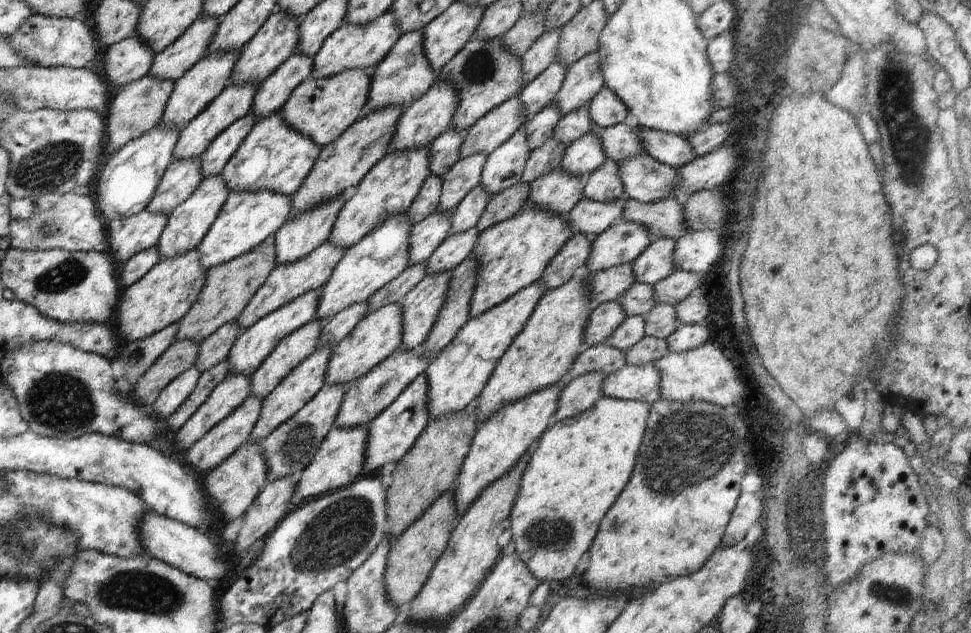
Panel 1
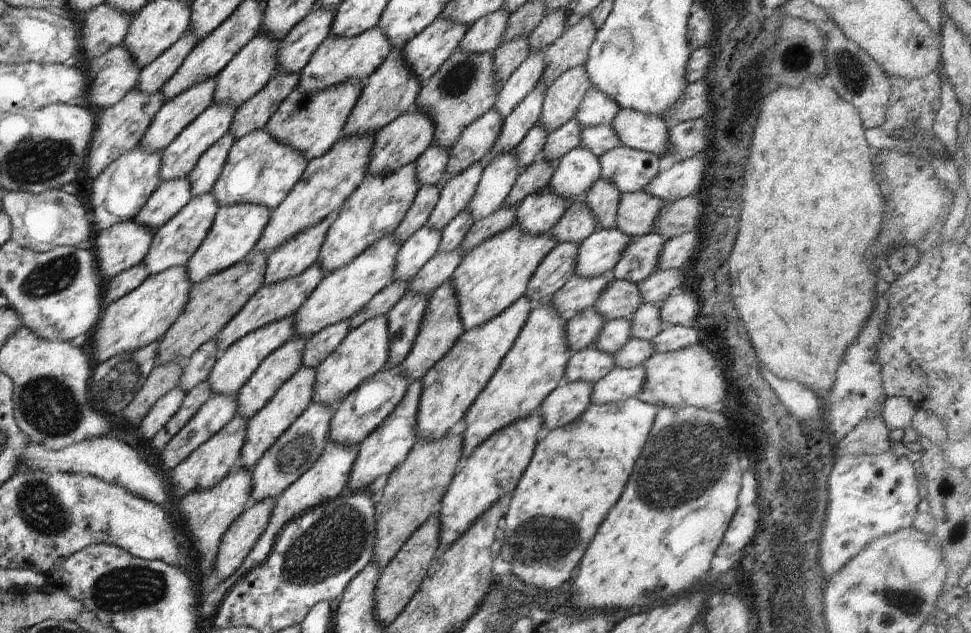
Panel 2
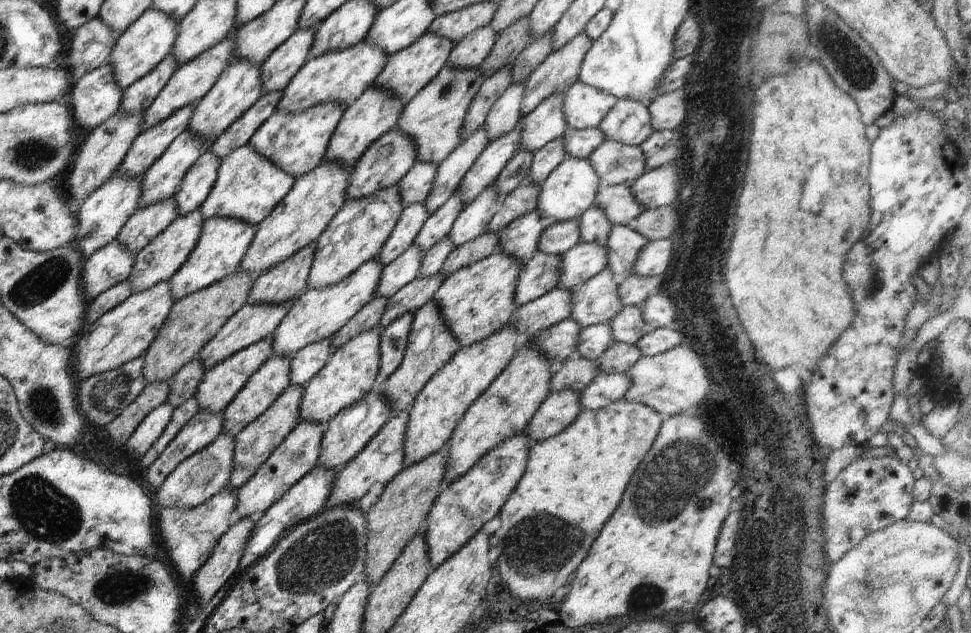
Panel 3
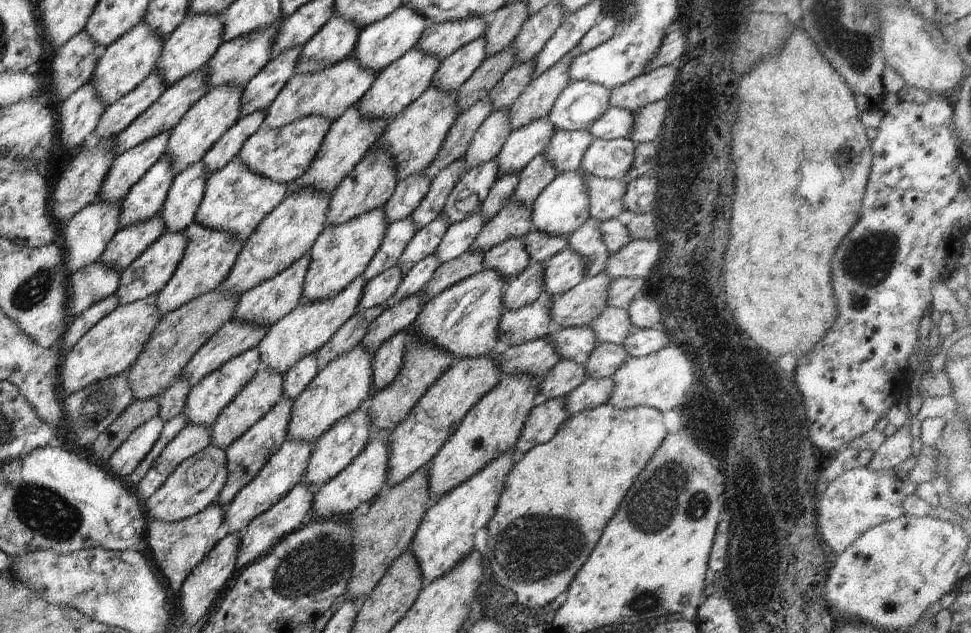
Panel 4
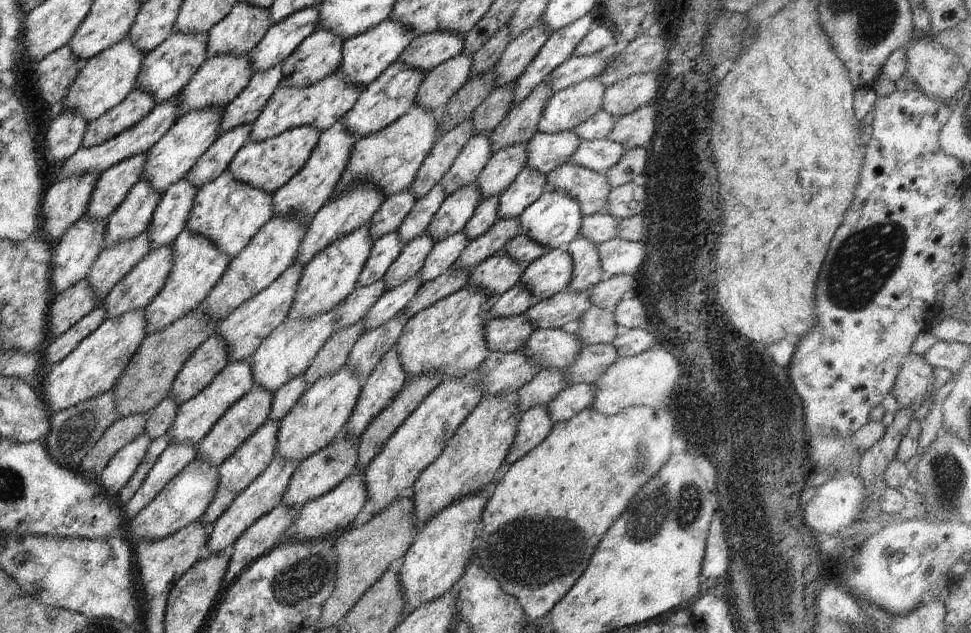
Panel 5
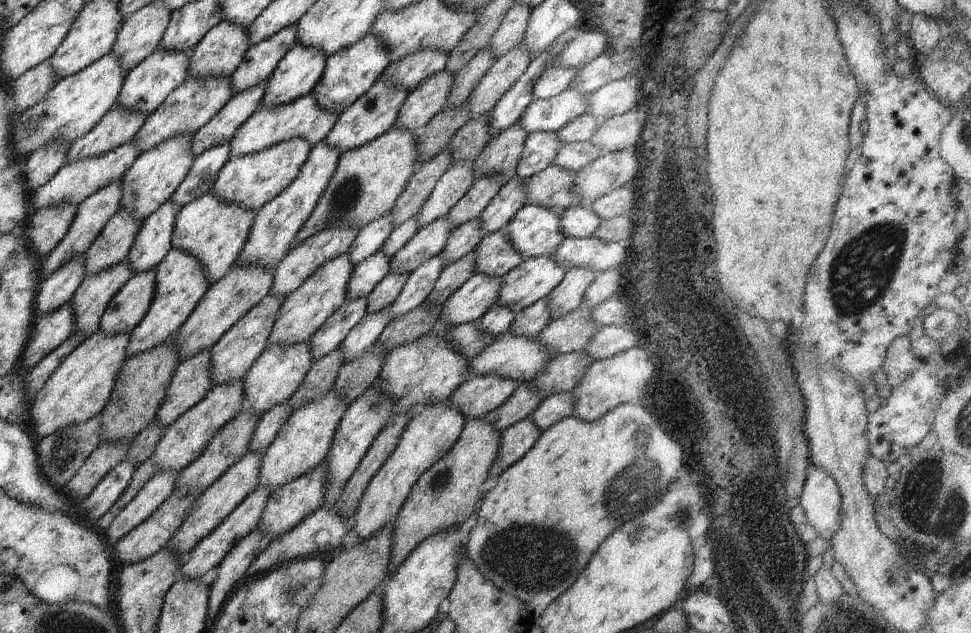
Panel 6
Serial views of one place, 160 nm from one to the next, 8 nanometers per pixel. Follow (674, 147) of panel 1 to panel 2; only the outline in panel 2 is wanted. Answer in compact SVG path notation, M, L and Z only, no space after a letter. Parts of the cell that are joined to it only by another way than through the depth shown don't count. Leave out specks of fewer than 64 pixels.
M620 107L609 125L624 146L651 152L659 158L668 155L668 128L662 117Z

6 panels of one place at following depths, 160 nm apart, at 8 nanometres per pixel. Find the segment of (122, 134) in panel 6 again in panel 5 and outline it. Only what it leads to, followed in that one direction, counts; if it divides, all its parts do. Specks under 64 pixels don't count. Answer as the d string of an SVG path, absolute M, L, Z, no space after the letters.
M134 88L118 106L87 124L82 147L90 148L113 139L138 124L155 105L151 94Z

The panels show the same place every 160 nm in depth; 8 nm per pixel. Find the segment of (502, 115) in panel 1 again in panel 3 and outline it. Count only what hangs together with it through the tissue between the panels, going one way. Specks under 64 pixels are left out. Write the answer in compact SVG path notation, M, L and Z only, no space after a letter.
M482 126L462 141L437 167L436 178L424 204L428 214L434 214L457 190L468 169L488 145Z

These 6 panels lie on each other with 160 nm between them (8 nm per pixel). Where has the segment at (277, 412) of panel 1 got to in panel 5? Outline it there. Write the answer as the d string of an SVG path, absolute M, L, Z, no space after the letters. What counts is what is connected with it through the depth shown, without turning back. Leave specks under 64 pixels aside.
M266 421L251 437L244 441L244 444L230 458L227 458L218 467L219 485L216 494L206 512L199 518L203 525L212 525L213 522L216 522L228 510L232 501L268 468L275 457L278 427L278 421Z

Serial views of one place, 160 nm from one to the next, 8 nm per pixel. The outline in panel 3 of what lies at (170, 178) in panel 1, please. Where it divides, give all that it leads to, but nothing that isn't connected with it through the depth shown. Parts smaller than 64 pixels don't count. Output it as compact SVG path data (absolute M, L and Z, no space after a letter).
M173 198L136 210L124 223L116 240L126 250L138 254L179 216Z

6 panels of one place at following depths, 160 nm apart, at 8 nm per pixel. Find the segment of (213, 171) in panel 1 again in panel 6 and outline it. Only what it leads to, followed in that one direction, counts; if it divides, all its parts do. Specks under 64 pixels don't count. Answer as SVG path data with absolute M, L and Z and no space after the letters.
M166 200L156 212L143 221L126 258L134 274L158 266L173 248L171 239L174 222L180 210L180 206L176 206L172 200Z

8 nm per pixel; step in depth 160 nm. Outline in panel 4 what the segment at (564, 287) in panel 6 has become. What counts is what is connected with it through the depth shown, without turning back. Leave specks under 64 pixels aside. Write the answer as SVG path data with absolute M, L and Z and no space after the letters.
M589 218L567 238L567 244L585 260L585 279L595 277L605 270L610 255L599 231L600 222Z

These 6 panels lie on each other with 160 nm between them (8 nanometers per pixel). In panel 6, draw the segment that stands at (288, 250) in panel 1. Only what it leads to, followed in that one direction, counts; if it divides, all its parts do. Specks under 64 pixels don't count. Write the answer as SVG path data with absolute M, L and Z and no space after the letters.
M268 294L264 296L260 303L252 308L248 314L244 314L228 332L222 334L222 338L214 344L210 350L210 374L212 374L212 387L220 386L224 382L232 380L241 380L245 377L246 372L250 370L256 358L267 348L268 336L272 332L274 322L280 312L280 306L284 302L284 296Z

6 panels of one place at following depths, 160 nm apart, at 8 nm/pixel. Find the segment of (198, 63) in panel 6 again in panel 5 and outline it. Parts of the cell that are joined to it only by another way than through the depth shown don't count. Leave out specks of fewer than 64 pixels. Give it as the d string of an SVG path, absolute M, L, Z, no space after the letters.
M237 1L228 16L207 32L207 58L219 54L237 57L250 54L271 26L268 15L269 9Z

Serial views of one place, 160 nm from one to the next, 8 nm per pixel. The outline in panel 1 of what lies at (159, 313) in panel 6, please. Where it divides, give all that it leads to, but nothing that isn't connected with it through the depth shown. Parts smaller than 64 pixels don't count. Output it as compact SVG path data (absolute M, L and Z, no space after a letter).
M270 191L229 192L228 198L197 246L202 266L209 268L224 264L252 250L257 244L264 242L287 221L292 208L291 197Z

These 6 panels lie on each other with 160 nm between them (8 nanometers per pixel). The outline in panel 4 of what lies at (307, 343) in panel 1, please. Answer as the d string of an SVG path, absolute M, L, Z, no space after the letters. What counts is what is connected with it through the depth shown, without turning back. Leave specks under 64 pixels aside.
M261 368L256 376L220 411L216 422L210 427L211 444L226 450L240 435L254 426L279 400L283 394L283 376Z

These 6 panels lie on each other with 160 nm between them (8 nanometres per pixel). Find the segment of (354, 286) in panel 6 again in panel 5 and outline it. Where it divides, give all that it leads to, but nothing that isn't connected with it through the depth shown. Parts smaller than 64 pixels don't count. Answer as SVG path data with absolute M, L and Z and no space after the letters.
M397 232L385 234L375 240L360 273L357 287L367 287L382 279L388 268L392 266L392 262L400 256L403 246Z

